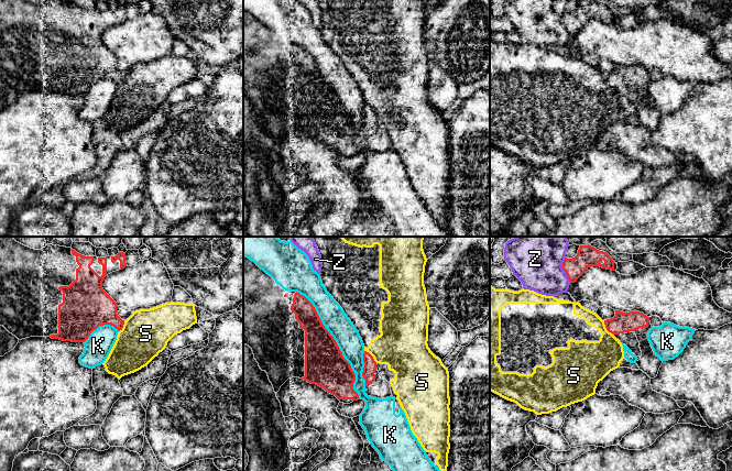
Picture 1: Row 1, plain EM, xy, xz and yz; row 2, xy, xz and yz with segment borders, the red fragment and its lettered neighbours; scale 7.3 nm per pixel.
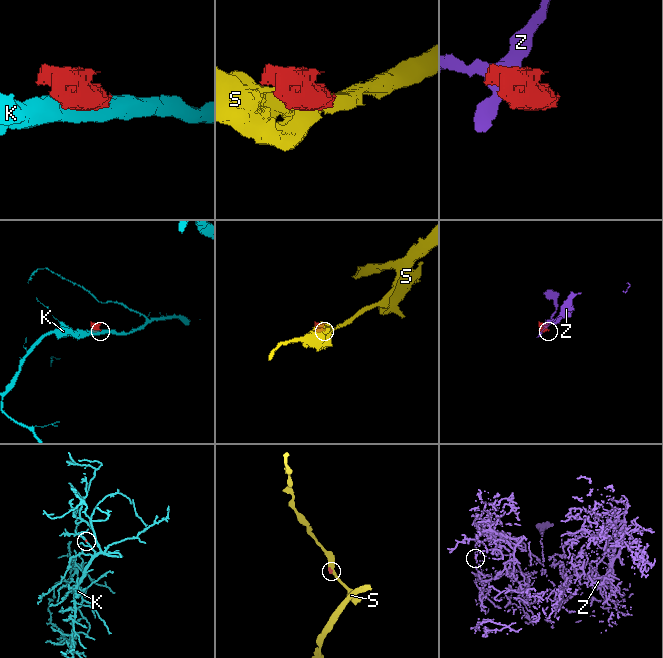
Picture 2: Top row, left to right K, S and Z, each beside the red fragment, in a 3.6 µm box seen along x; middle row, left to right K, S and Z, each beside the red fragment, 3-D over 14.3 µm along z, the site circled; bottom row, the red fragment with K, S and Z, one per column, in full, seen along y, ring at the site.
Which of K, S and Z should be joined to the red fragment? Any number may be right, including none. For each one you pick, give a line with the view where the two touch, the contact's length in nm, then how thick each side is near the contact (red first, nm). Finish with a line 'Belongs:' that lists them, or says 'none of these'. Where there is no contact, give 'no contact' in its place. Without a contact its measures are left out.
Belongs: none of these

